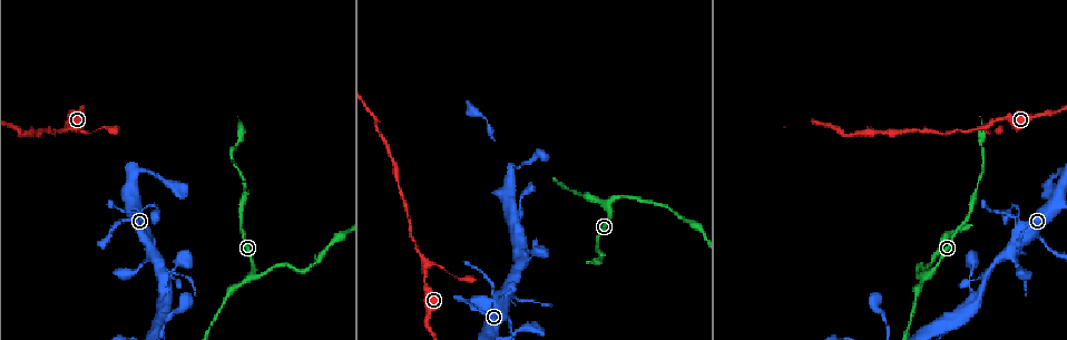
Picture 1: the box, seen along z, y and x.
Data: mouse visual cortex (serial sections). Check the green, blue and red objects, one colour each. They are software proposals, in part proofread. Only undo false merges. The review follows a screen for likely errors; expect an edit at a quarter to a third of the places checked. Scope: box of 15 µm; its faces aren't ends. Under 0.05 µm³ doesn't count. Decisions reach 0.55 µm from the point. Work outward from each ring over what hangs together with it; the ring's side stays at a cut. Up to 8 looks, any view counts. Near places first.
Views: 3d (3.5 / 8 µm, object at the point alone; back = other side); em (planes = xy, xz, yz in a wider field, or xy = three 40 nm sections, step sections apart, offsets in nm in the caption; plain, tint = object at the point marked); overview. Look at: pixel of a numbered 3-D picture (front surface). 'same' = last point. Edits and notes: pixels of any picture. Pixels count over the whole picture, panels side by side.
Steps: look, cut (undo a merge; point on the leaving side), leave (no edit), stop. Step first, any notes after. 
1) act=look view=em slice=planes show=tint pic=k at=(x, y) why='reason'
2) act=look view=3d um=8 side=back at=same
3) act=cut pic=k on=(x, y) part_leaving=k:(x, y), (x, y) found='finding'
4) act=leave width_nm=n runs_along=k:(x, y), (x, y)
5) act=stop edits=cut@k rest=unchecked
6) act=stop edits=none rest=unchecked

act=look view=3d um=3.5 pic=1 at=(1012, 205) why='abrupt turn'

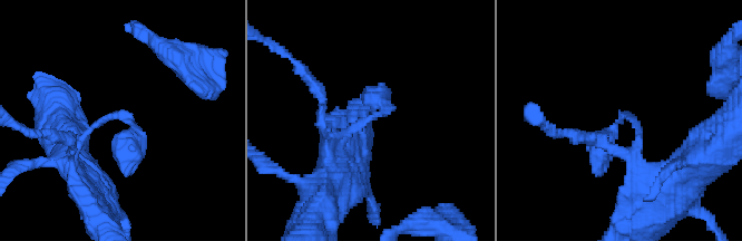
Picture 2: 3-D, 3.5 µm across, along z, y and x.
act=look view=em slice=xy step=5 show=tint pic=2 at=(373, 119) why='now the EM'

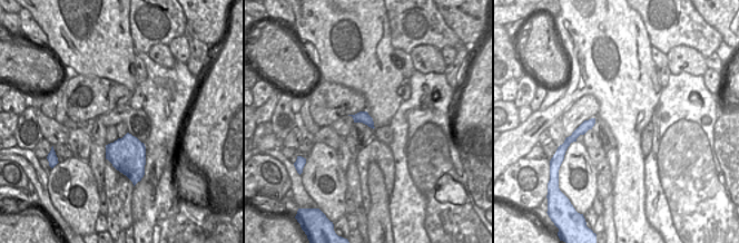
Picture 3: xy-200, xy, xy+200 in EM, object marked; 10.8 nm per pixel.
act=leave runs_along=2:(323, 129), (378, 116), (371, 93) found='continuous, no second cell'

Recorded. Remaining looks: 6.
act=look view=3d um=3.5 pic=1 at=(66, 126) why='thick turns thin'

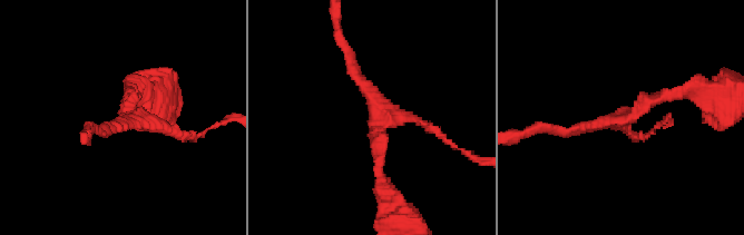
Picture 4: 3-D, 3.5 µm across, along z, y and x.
act=look view=em slice=xy step=1 show=tint pic=4 at=(377, 126) why='need the tissue'

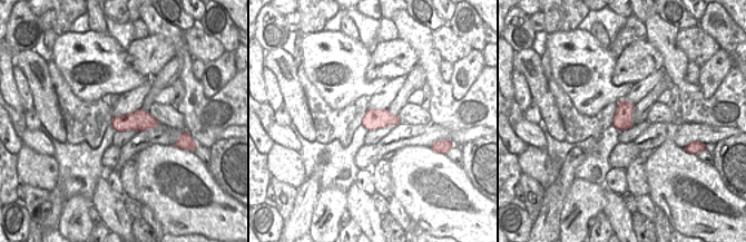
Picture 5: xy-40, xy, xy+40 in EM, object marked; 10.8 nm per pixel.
act=leave runs_along=4:(695, 87), (569, 131) found='all the same cell'

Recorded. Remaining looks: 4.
act=look view=3d um=3.5 pic=1 at=(505, 287) why='a fork'

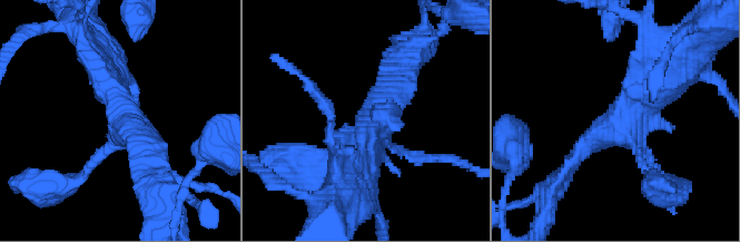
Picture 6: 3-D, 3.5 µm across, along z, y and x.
act=look view=em slice=xy step=3 show=tint pic=6 at=(617, 123) why='now the EM'

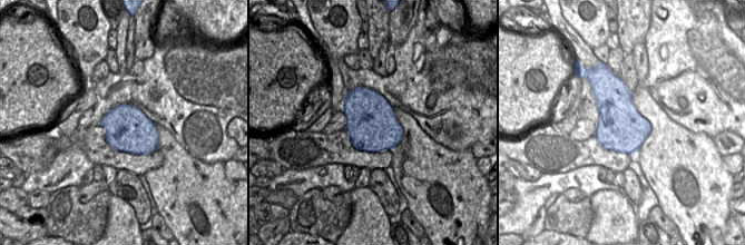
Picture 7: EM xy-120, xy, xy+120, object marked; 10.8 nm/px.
act=look view=em slice=planes show=tint at=same

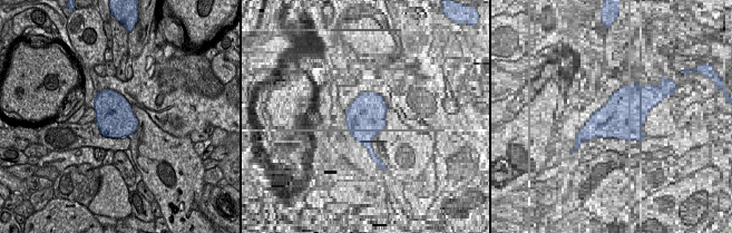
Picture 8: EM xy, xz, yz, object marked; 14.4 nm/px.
act=leave width_nm=550 runs_along=6:(664, 75), (648, 79), (568, 172) found='all the same cell'

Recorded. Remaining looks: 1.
act=stop edits=none rest=unchecked

